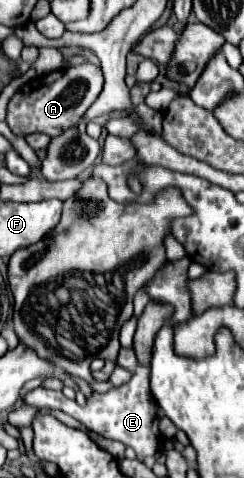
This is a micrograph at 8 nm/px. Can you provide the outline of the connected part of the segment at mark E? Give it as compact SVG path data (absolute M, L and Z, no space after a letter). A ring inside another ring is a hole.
M122 348L118 354L118 366L126 368L132 372L132 380L124 386L118 386L106 394L98 394L94 392L92 398L88 398L86 406L78 406L76 400L68 400L62 392L56 390L48 390L44 386L30 390L24 396L24 404L32 406L32 408L54 408L54 410L62 410L66 414L70 414L72 418L76 418L78 422L82 422L88 430L98 432L110 440L118 440L130 448L136 450L138 460L144 460L146 456L154 456L160 448L162 442L162 434L158 430L158 422L162 418L162 410L156 406L152 394L150 394L150 384L148 384L148 372L150 368L140 366L136 360L136 354L132 348Z

